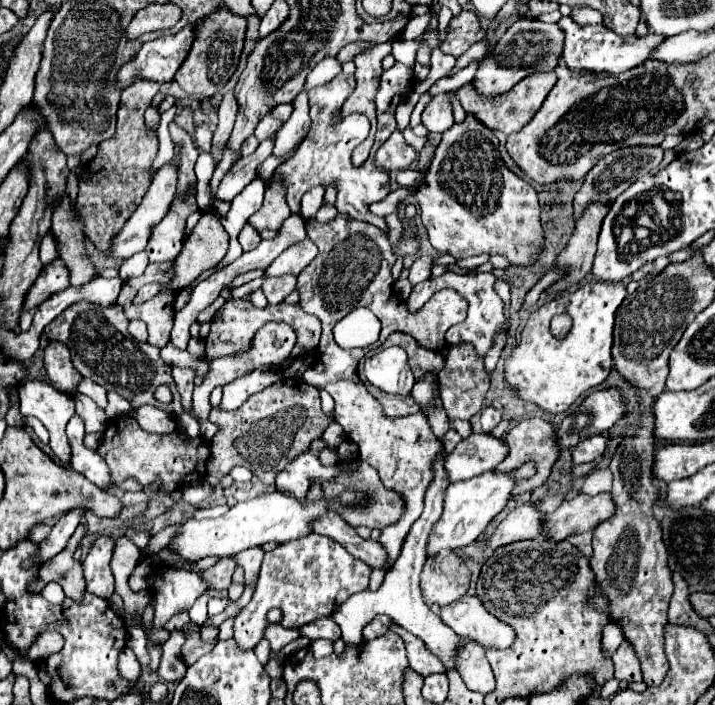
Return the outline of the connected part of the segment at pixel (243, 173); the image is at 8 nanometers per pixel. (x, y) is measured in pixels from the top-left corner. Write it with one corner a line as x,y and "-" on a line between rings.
268,138
264,140
258,150
250,156
242,156
232,168
230,172
222,178
214,198
216,200
222,200
222,202
230,202
236,194
240,194
254,178
256,178
256,168
262,164
262,160
266,160
270,154
272,154
272,140
274,138

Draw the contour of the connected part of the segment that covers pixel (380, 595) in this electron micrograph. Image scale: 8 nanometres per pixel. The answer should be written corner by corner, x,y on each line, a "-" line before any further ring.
438,456
434,462
434,482
430,484
430,488
426,492
426,500
424,500
424,512
414,522
410,534
406,536
406,542
402,546
402,554
396,560
394,568
390,572
386,572
386,578
376,592
368,592
368,590
358,592
358,594
350,596
350,600
346,600
346,604
340,604
338,612
334,612
332,618
336,620
336,624
342,630
344,644
358,644
358,640
362,640
364,626
374,616
386,614
396,624
400,624
402,628
406,628
408,632
418,636
426,644
426,648
430,648
430,652
434,656
438,656
438,660
444,664
444,672
456,668
456,658
458,658
458,650
462,646
462,640
452,628
446,628
446,624
440,620
440,616
434,614
422,602
422,594
420,594
420,572
422,572
422,566
426,562
426,540
430,536
432,526
438,522
438,516
442,514
442,502
444,502
446,488
448,488
448,480
446,480
446,470
444,470
444,456

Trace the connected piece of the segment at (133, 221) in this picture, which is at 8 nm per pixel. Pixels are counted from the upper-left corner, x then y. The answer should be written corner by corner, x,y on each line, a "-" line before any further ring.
170,162
170,164
162,166
162,168
156,172
156,176
152,178
152,184
150,184
150,188
148,188
148,192
146,192
142,204
136,208
136,212
134,212
134,214
130,216
130,220
124,224
124,228
120,230
120,234
114,238
112,248
110,248
108,254
110,254
112,258
126,260
126,258
134,256
136,252
142,252
142,250
146,248
150,236
152,236
152,228
166,216
166,212
168,212
168,208
170,208
170,202
172,202
172,198
174,198
174,192
176,192
176,168
174,168
172,162

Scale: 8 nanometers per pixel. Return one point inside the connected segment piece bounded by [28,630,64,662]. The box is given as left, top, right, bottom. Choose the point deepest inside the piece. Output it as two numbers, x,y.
49,642

